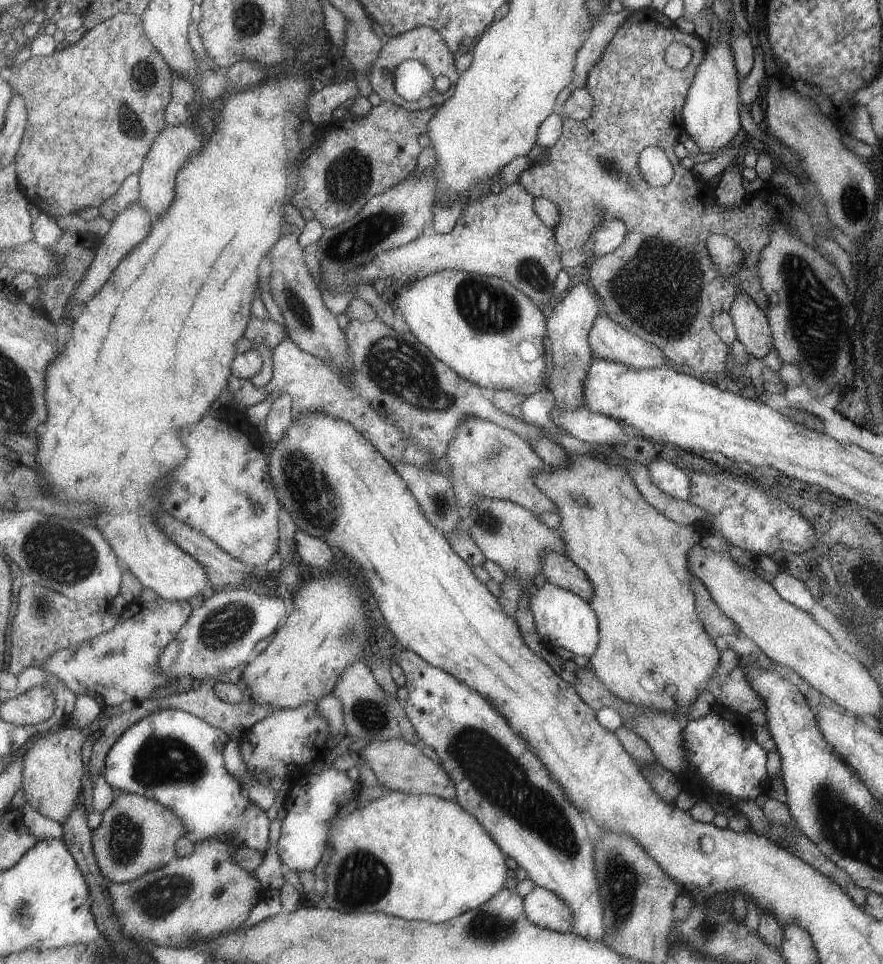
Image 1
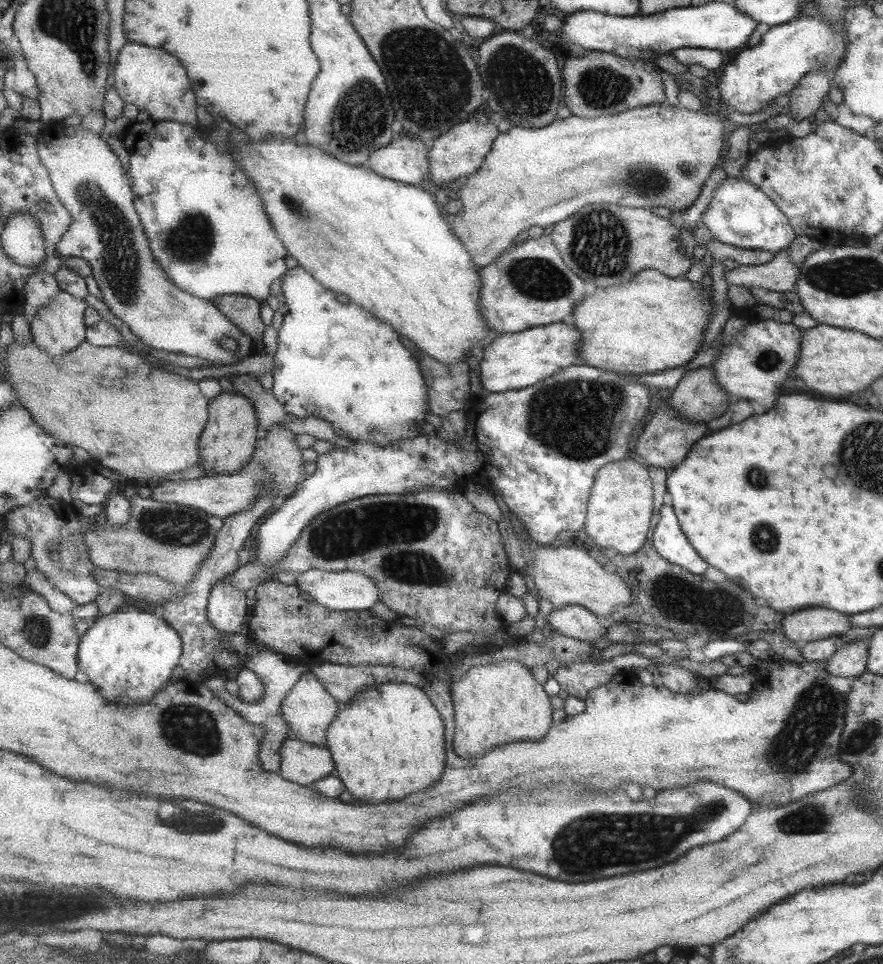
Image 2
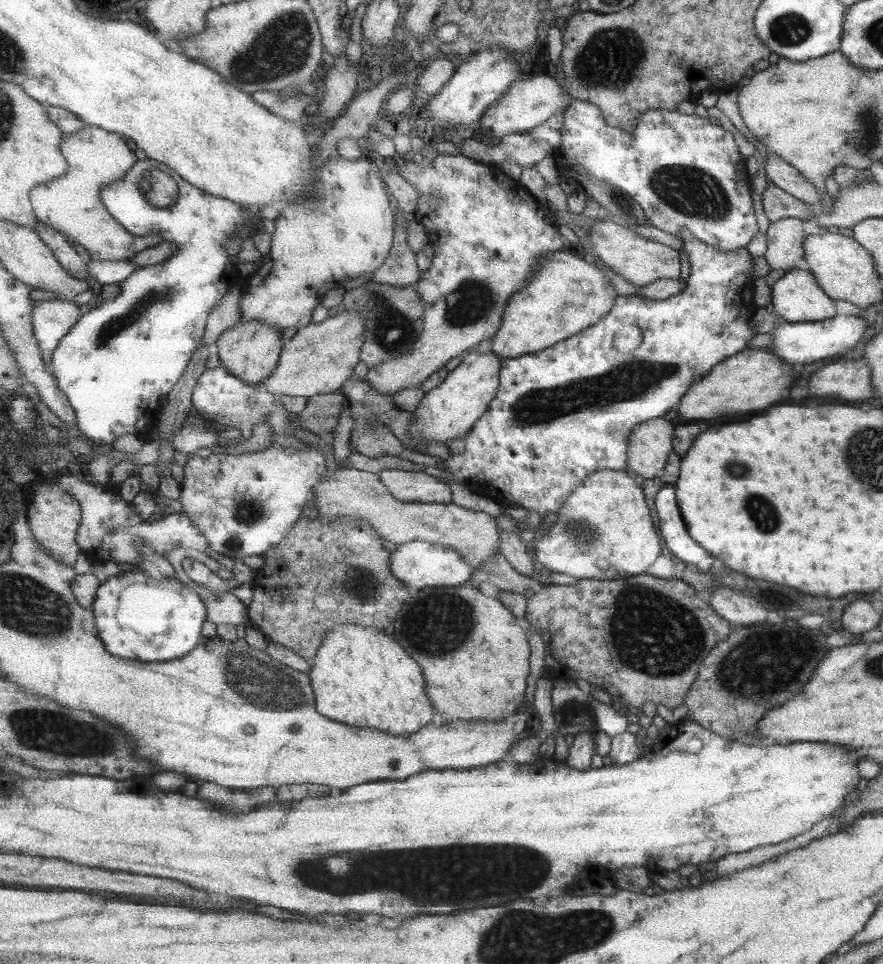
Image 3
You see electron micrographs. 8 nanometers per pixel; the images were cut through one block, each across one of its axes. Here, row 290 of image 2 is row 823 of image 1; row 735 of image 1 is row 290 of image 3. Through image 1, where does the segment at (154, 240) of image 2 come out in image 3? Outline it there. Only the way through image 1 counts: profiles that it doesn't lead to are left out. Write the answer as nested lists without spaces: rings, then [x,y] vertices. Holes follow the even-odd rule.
[[[139,160],[129,174],[125,174],[121,180],[111,182],[111,198],[105,200],[105,208],[111,210],[111,216],[121,222],[131,234],[135,236],[147,236],[149,232],[159,232],[163,240],[173,240],[179,244],[179,252],[153,268],[137,268],[127,282],[123,282],[123,296],[111,302],[105,302],[103,306],[91,306],[87,308],[83,320],[73,328],[67,338],[59,344],[59,348],[53,354],[53,374],[59,380],[59,388],[67,394],[71,400],[73,410],[77,410],[79,424],[77,428],[99,444],[115,444],[125,434],[135,436],[149,436],[151,428],[157,424],[159,414],[163,412],[161,398],[169,396],[179,380],[183,378],[187,366],[193,360],[193,354],[203,344],[203,338],[207,334],[209,318],[213,308],[229,294],[231,286],[237,282],[237,264],[233,262],[233,256],[227,254],[225,244],[231,236],[247,222],[247,214],[241,210],[239,204],[233,200],[217,198],[213,194],[207,194],[205,190],[193,186],[187,182],[177,170],[167,166],[165,162],[157,160]],[[149,170],[161,170],[169,174],[169,178],[175,178],[181,194],[179,200],[169,208],[157,208],[147,198],[147,188],[143,184],[143,178],[147,178]]]

